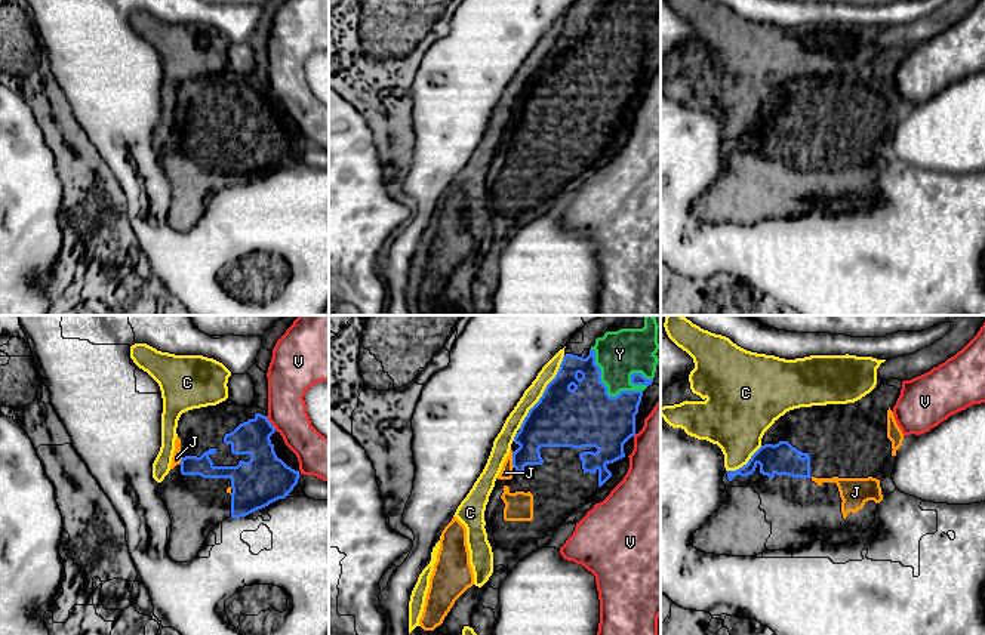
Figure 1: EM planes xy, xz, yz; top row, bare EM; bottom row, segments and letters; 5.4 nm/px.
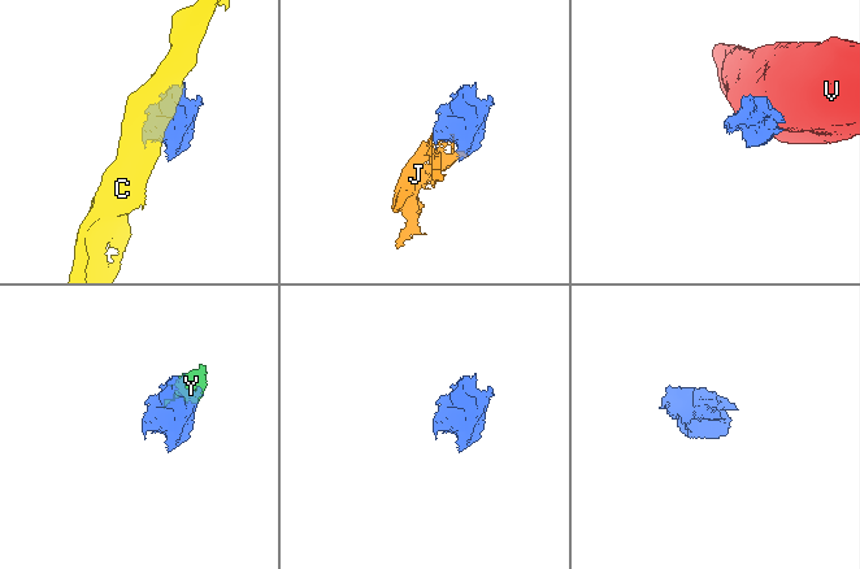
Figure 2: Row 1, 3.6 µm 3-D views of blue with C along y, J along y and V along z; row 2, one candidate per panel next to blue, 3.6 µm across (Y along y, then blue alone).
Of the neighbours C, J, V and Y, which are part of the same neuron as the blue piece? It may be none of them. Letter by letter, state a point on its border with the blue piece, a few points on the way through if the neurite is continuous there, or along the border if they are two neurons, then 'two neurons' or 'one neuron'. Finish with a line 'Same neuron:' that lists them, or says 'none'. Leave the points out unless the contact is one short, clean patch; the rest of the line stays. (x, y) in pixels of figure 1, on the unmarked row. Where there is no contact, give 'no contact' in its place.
C: xz (544, 61) | two neurons
J: xz (513, 128) | one neuron
V: xy (270, 92) | two neurons
Y: xz (606, 56) | one neuron
Same neuron: J, Y

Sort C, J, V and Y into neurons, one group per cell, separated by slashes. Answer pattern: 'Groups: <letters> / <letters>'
Groups: C / J Y / V

